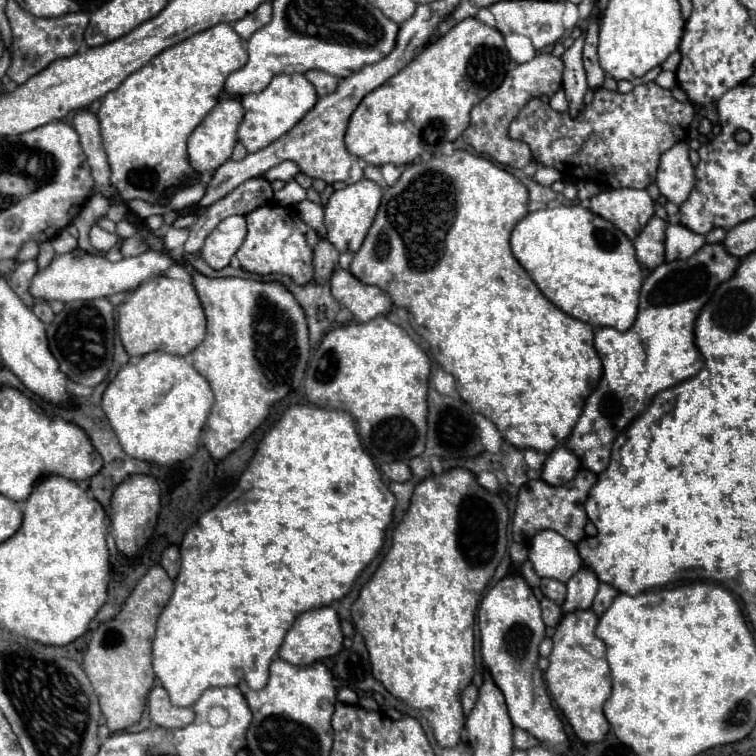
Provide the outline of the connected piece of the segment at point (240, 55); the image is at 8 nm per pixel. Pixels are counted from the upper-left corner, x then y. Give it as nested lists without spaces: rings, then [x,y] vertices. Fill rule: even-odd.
[[[222,22],[166,48],[158,56],[154,56],[146,66],[130,74],[116,90],[104,96],[98,110],[102,144],[112,168],[110,182],[118,188],[120,196],[126,202],[140,198],[150,204],[166,204],[166,200],[162,200],[162,192],[168,186],[196,184],[198,174],[188,164],[186,140],[190,132],[204,120],[204,116],[218,102],[224,90],[226,76],[238,70],[240,66],[244,66],[246,58],[248,58],[248,52],[244,48],[244,42],[240,40],[240,36],[234,32],[230,24]]]

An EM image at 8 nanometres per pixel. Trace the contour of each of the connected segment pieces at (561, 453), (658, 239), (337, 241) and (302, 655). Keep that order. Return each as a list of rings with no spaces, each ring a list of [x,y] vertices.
[[[562,446],[546,456],[546,462],[542,466],[542,480],[550,486],[560,486],[570,482],[578,470],[580,470],[578,458],[568,448]]]
[[[652,216],[644,230],[638,234],[638,238],[634,240],[636,258],[648,270],[654,270],[654,266],[660,266],[664,262],[664,230],[666,220]]]
[[[362,178],[356,184],[350,184],[342,190],[336,190],[328,204],[324,206],[324,226],[326,226],[326,238],[336,246],[338,252],[356,252],[362,246],[362,240],[368,232],[368,228],[374,222],[376,210],[380,206],[380,198],[382,198],[382,190],[376,182]]]
[[[332,606],[312,608],[312,610],[306,610],[306,612],[296,616],[296,622],[288,630],[278,654],[280,654],[282,660],[286,660],[290,664],[304,666],[304,664],[310,664],[310,662],[338,654],[340,648],[342,648],[342,640],[344,640],[344,636],[342,636],[342,630],[340,630],[340,620],[338,620],[336,610]]]

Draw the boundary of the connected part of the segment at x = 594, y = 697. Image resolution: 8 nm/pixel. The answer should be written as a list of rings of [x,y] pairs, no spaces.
[[[576,610],[566,614],[554,634],[554,648],[548,656],[548,670],[544,672],[546,686],[550,690],[552,700],[562,710],[564,718],[572,726],[574,734],[582,742],[602,742],[608,734],[608,722],[604,718],[602,706],[610,696],[612,680],[610,668],[606,662],[606,646],[602,640],[594,636],[594,628],[598,624],[598,616],[592,610]]]

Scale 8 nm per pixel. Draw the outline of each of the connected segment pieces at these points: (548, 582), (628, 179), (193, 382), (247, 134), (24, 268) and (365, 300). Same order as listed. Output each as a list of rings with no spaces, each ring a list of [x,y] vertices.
[[[542,578],[542,584],[540,584],[540,590],[546,598],[554,600],[556,604],[562,604],[564,602],[564,596],[566,596],[566,586],[558,580],[552,580],[552,578]]]
[[[648,82],[638,84],[628,94],[598,88],[594,100],[576,118],[572,118],[568,112],[556,112],[550,104],[542,102],[540,98],[532,98],[512,120],[508,134],[510,138],[522,140],[530,146],[536,164],[556,168],[558,172],[572,174],[576,178],[598,178],[612,188],[646,188],[654,182],[660,154],[674,146],[678,140],[684,140],[686,128],[690,126],[694,114],[696,110],[692,104],[678,102],[672,98],[670,90],[660,88],[656,82]]]
[[[148,352],[124,364],[102,396],[102,410],[114,428],[124,452],[132,458],[172,466],[196,452],[202,426],[214,404],[208,380],[186,362],[168,352]]]
[[[278,74],[262,92],[246,94],[240,102],[246,114],[238,126],[238,140],[248,152],[258,152],[302,120],[302,116],[316,104],[316,90],[310,86],[304,74]]]
[[[26,260],[26,262],[18,262],[18,266],[12,270],[8,282],[12,286],[12,290],[22,298],[22,302],[32,308],[34,304],[34,298],[30,296],[28,292],[28,286],[30,286],[30,280],[32,276],[38,272],[38,266],[36,266],[36,260]]]
[[[336,268],[330,286],[334,298],[344,304],[358,322],[368,322],[390,310],[390,296],[378,286],[362,284],[350,270]]]

